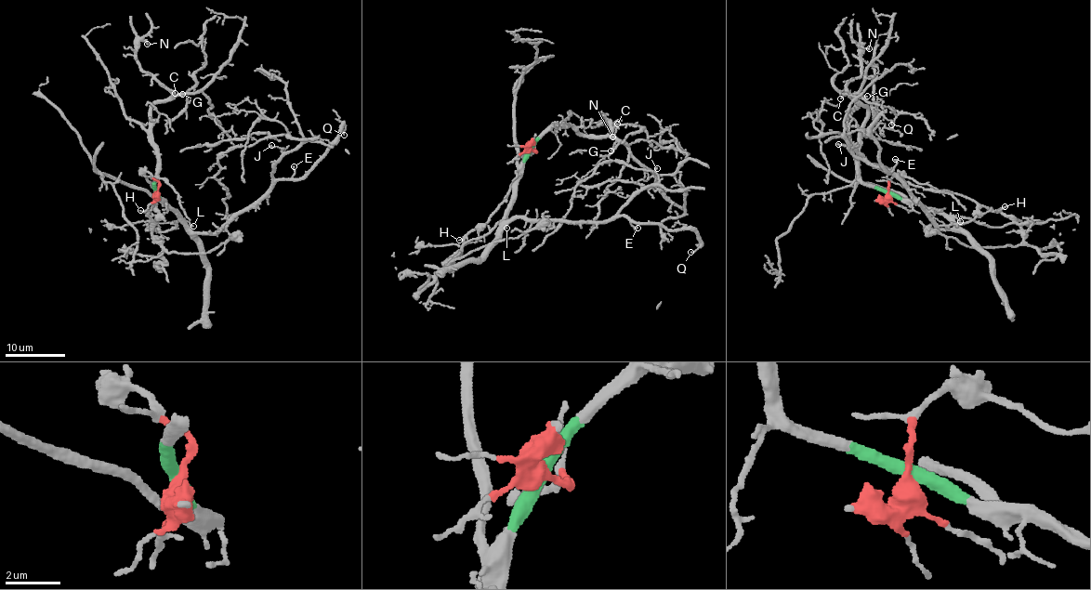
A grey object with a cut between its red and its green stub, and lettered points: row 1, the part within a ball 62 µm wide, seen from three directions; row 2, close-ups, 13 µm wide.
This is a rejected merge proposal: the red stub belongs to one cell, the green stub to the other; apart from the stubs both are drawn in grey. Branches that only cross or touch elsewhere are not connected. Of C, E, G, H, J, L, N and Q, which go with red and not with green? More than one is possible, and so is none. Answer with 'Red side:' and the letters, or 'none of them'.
Red side: H

